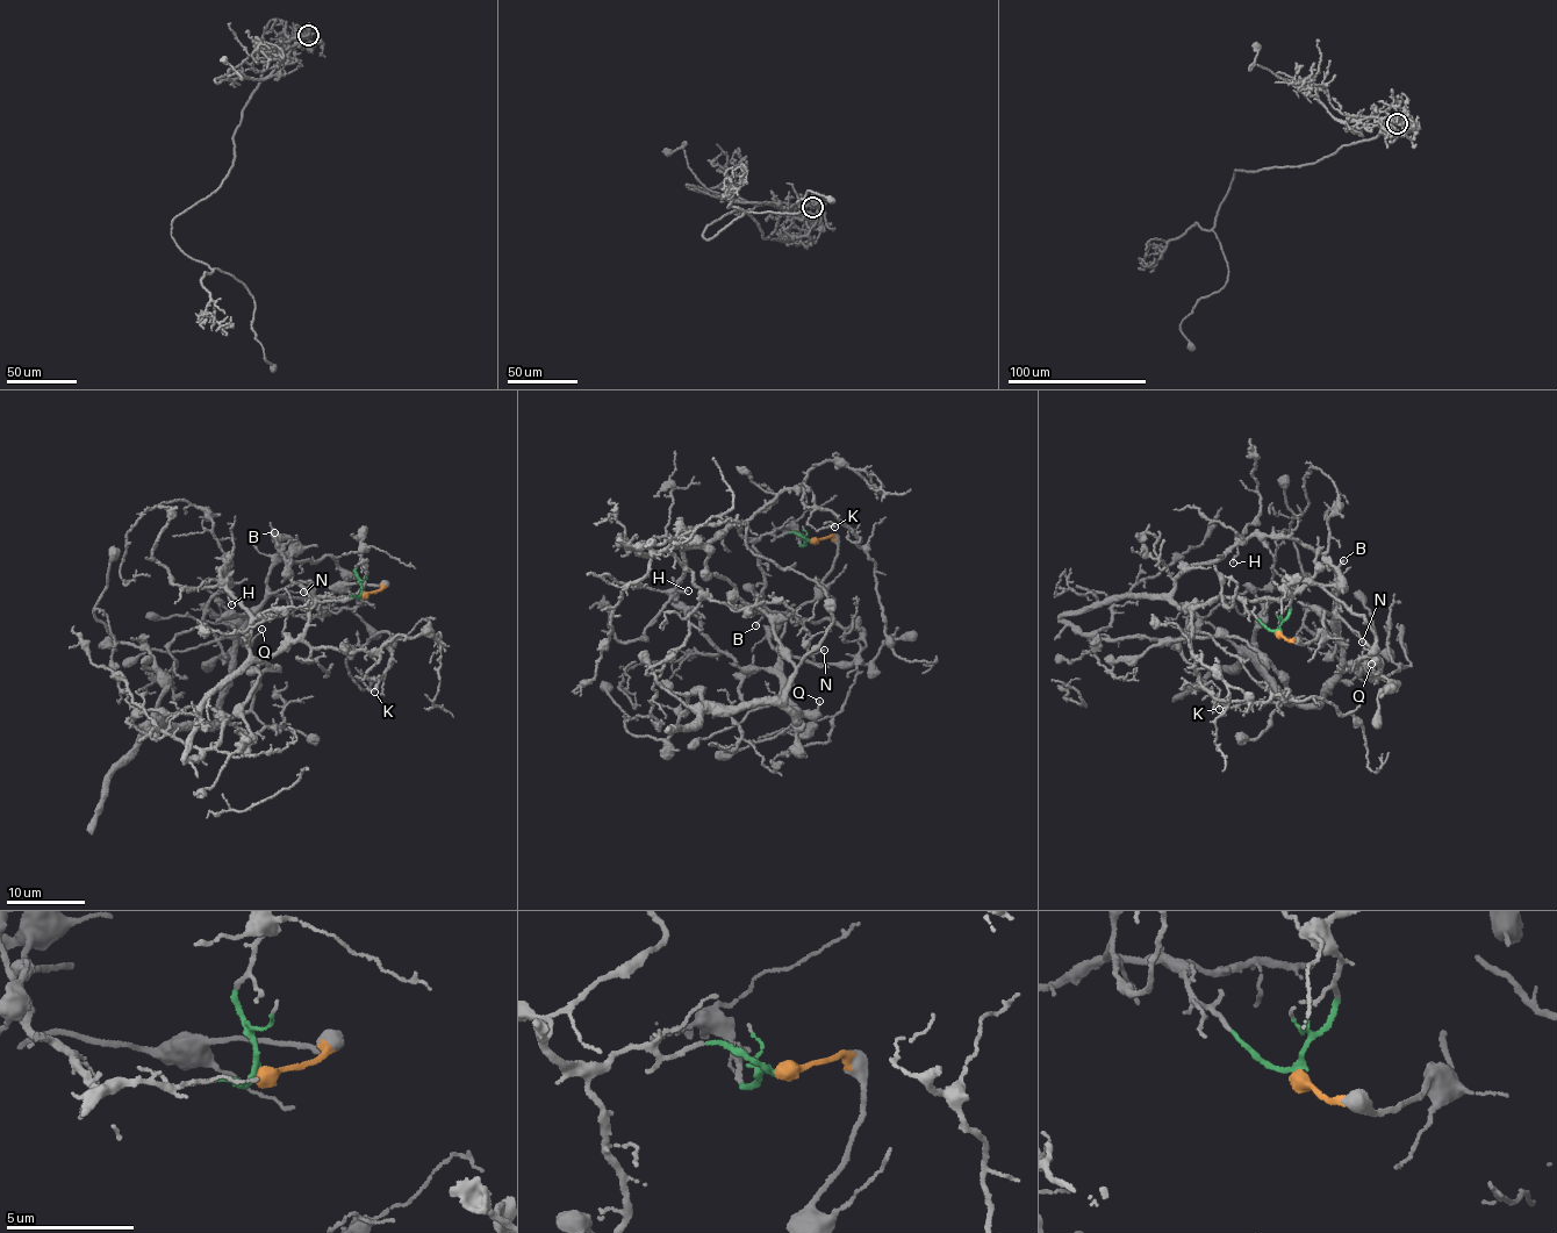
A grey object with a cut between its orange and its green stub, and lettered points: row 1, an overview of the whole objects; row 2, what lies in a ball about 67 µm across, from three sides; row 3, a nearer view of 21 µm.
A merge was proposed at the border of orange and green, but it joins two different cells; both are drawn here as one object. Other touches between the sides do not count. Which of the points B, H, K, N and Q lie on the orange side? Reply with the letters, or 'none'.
B, N, Q

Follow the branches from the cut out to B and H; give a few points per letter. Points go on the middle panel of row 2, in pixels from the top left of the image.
B: (811, 542), (837, 543), (813, 599), (787, 617), (775, 649), (767, 640), (773, 618), (755, 625)
H: (811, 542), (791, 532), (750, 540), (732, 525), (711, 539), (679, 544), (682, 579), (677, 588), (688, 592)

